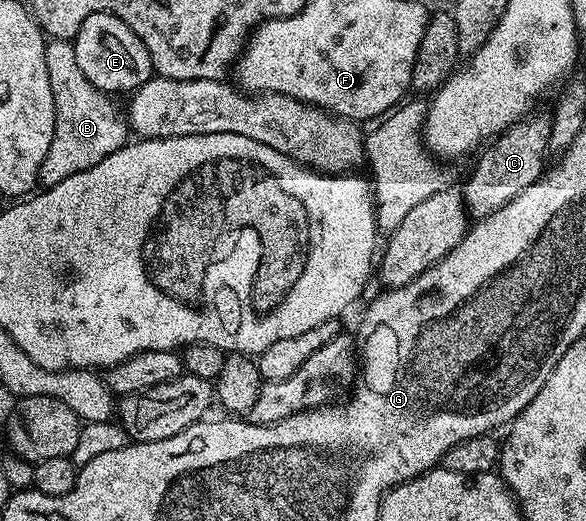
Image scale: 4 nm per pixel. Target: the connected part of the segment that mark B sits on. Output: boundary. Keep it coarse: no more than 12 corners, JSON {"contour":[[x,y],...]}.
{"contour":[[49,39],[54,142],[39,183],[90,170],[130,140],[127,119]]}

